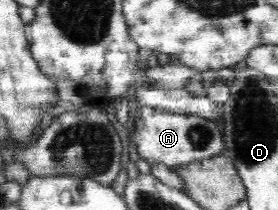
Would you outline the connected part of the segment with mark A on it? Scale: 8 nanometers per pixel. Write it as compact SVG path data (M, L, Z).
M142 106L139 117L135 119L131 139L137 147L138 156L142 156L149 164L162 163L174 169L221 154L225 147L222 133L220 127L210 119Z

